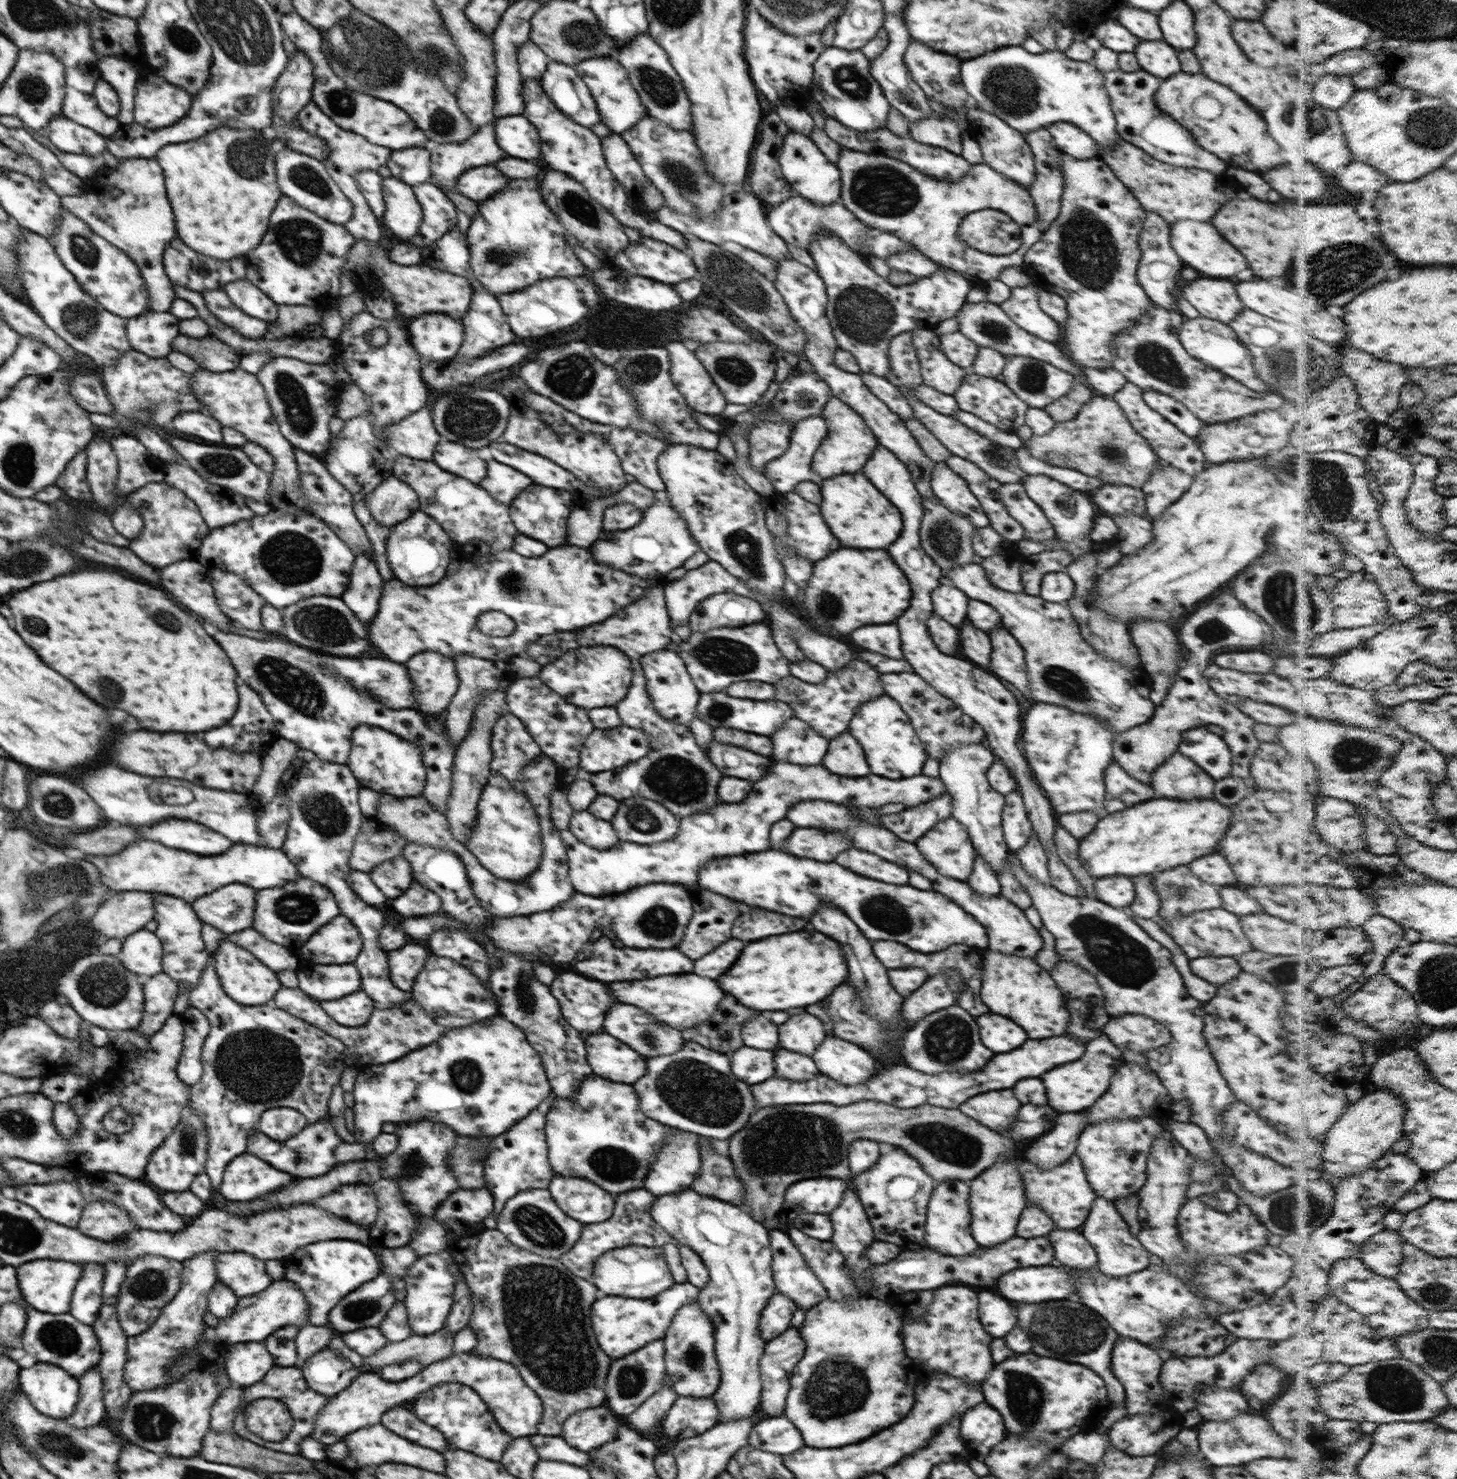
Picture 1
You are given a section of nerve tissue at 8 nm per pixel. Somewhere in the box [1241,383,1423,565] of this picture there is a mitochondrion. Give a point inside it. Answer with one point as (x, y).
(1330, 487)

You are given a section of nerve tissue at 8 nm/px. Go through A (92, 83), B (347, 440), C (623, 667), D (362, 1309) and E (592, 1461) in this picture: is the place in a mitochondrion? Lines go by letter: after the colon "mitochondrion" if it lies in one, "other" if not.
A: other
B: other
C: other
D: mitochondrion
E: other

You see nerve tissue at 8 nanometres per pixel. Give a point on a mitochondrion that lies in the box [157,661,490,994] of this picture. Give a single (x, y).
(325, 813)

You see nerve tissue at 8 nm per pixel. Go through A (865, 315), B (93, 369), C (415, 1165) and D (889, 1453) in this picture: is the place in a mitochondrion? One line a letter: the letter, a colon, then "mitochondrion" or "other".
A: mitochondrion
B: other
C: mitochondrion
D: other

